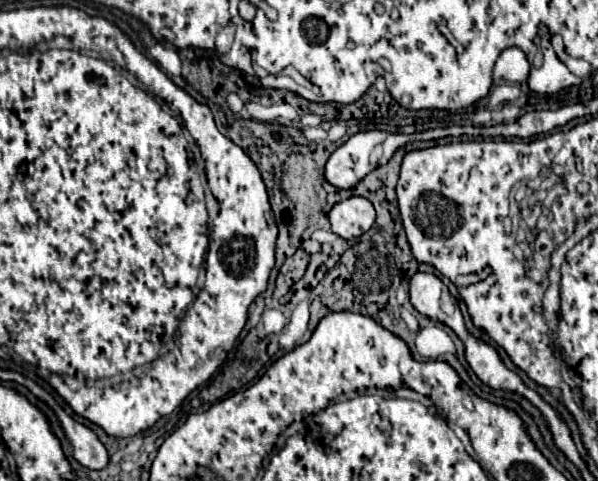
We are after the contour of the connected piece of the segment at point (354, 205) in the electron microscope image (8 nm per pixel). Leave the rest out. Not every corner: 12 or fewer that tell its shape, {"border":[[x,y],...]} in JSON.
{"border":[[349,197],[329,211],[331,231],[361,237],[375,223],[365,197]]}

